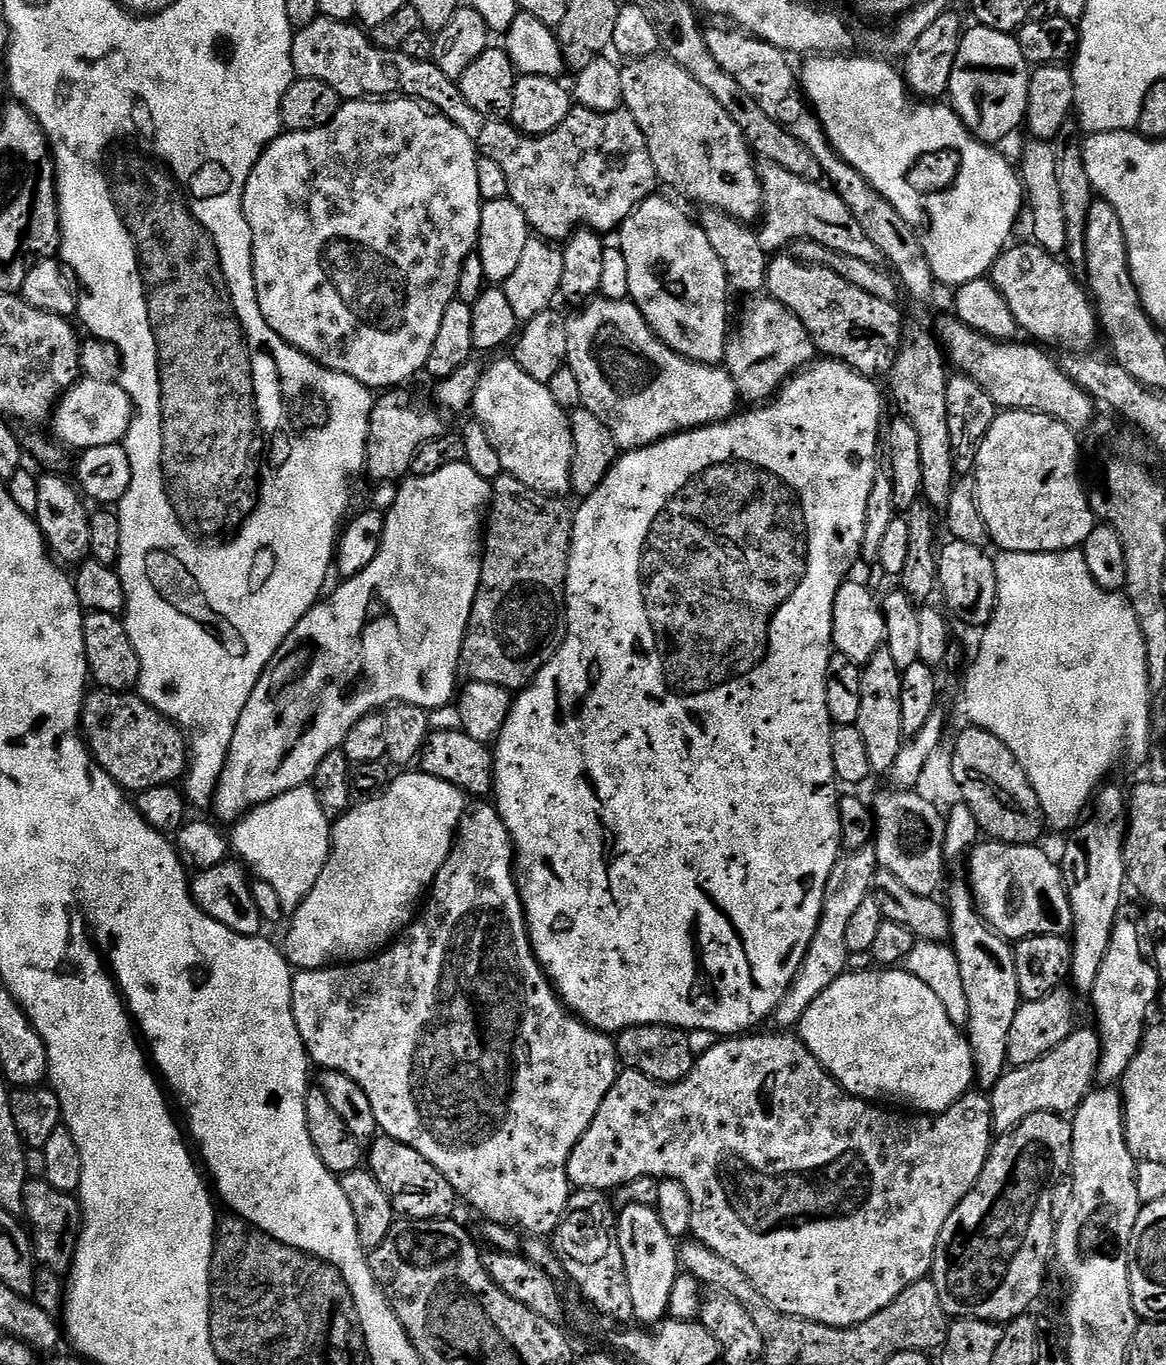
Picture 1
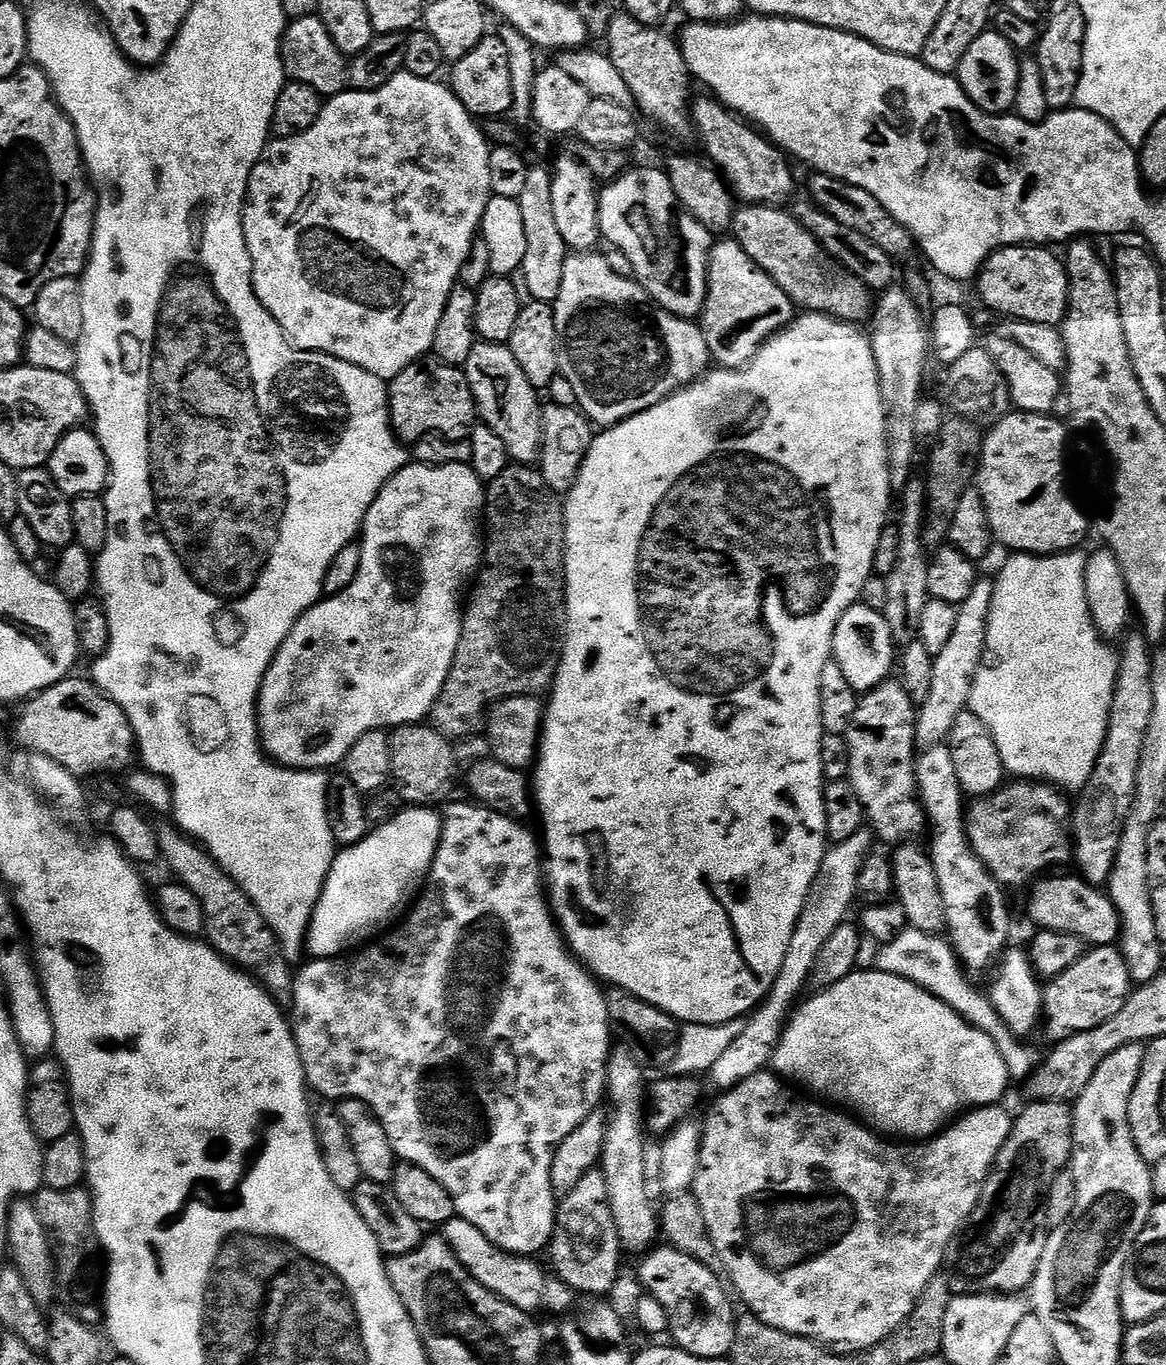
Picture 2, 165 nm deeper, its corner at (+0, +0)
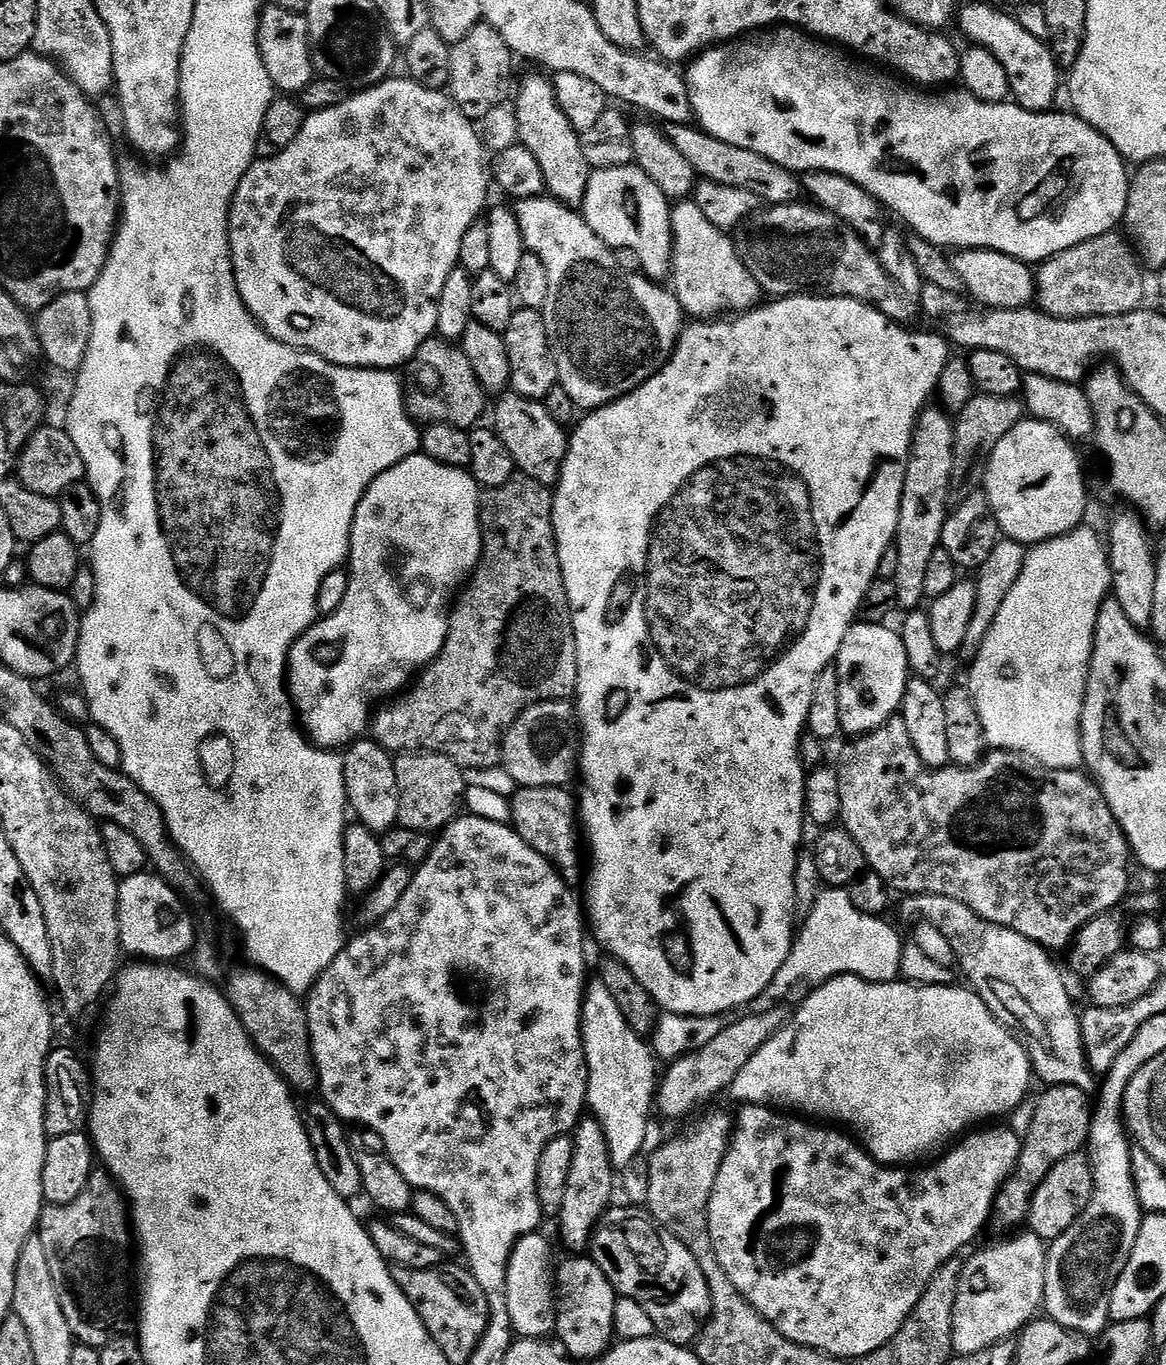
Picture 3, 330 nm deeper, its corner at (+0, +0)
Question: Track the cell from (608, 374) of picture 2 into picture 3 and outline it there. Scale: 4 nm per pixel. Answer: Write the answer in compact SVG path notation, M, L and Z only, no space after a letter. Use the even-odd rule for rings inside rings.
M547 195L515 201L516 221L522 230L524 247L542 258L546 266L548 288L542 311L550 350L556 363L558 384L565 388L575 407L582 410L605 408L642 386L672 356L680 334L686 327L686 315L672 290L653 282L639 271L623 272L615 262L615 251L590 230L579 211Z

